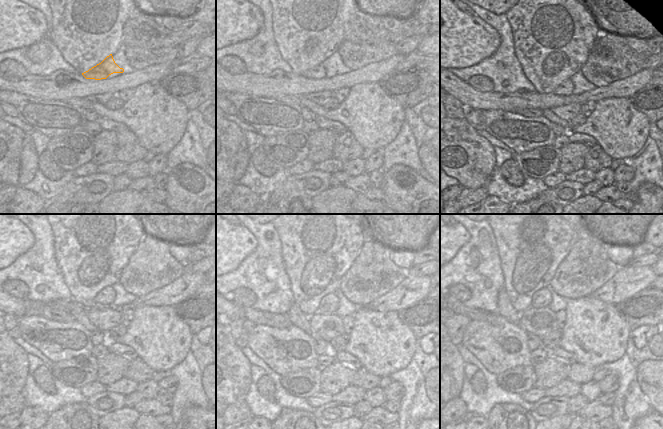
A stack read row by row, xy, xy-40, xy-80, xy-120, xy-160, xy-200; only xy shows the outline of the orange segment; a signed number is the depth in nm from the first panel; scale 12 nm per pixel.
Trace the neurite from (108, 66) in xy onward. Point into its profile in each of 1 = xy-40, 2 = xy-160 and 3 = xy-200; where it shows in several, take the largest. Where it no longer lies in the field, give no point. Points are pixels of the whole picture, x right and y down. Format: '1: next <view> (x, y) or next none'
1: next xy-40 (333, 66)
2: next xy-160 (328, 304)
3: next xy-200 (543, 298)

